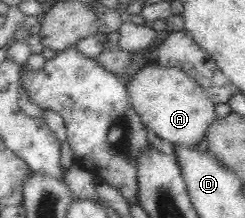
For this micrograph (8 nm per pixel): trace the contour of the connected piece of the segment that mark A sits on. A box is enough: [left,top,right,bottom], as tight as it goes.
[124,62,216,145]

